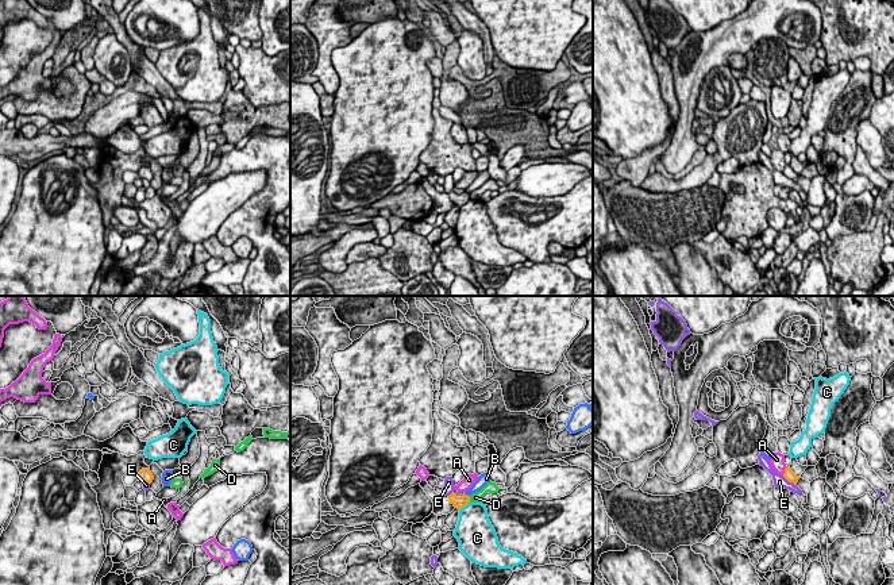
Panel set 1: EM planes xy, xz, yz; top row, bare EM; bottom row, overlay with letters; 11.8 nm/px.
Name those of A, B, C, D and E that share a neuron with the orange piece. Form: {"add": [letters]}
{"add": []}

